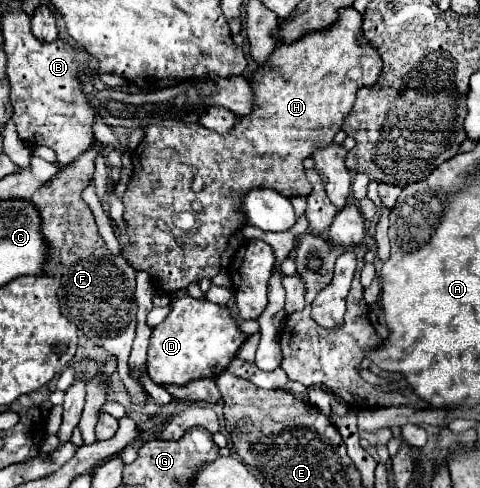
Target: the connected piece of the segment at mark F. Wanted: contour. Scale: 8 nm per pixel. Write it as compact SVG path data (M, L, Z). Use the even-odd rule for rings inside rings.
M93 142L89 150L67 164L53 180L45 182L33 196L31 202L37 206L43 218L43 236L51 246L45 274L61 280L59 304L61 314L85 332L89 340L103 346L109 354L117 356L117 370L125 382L133 402L145 402L145 390L139 382L129 376L129 354L135 338L135 270L123 256L111 256L103 238L97 232L95 218L81 192L89 186L95 172L95 158L101 156L105 146Z

